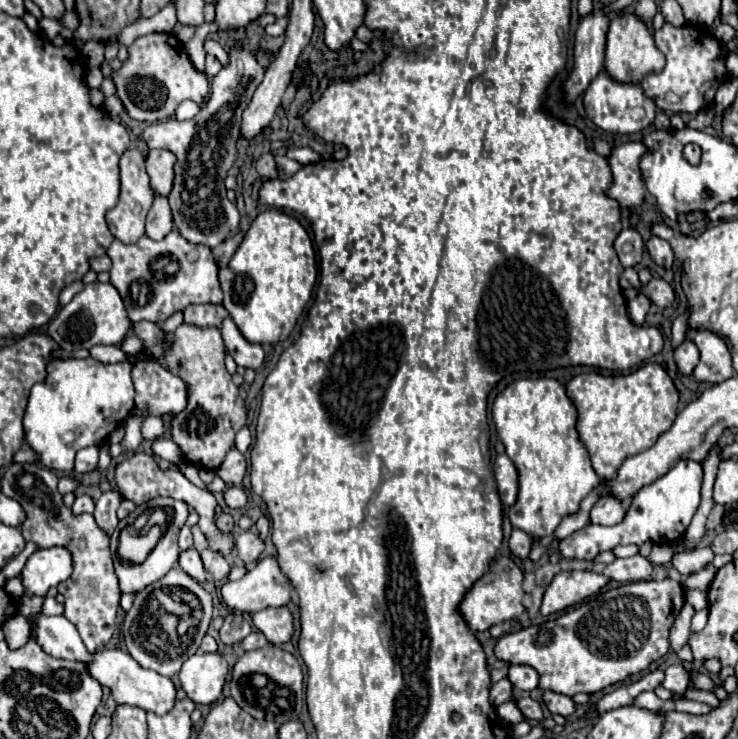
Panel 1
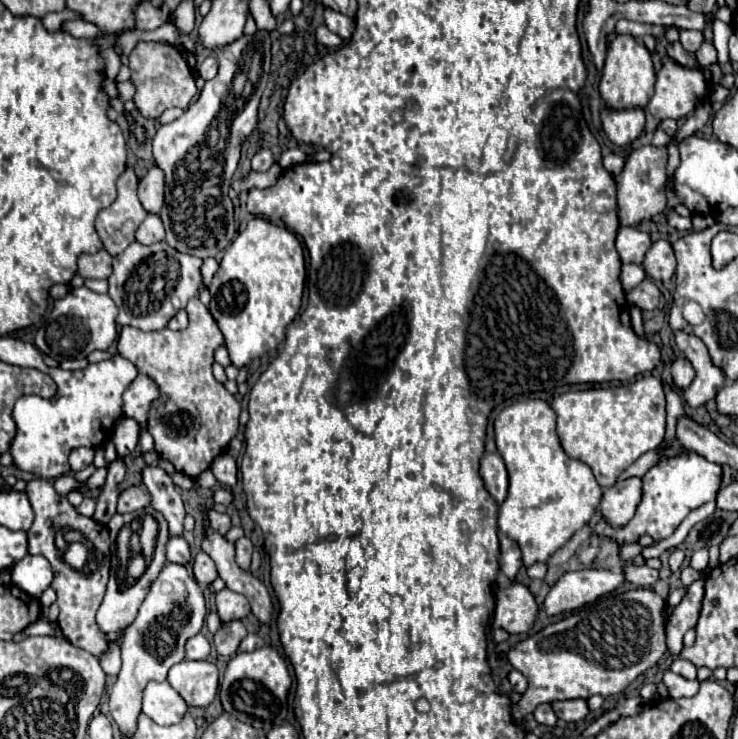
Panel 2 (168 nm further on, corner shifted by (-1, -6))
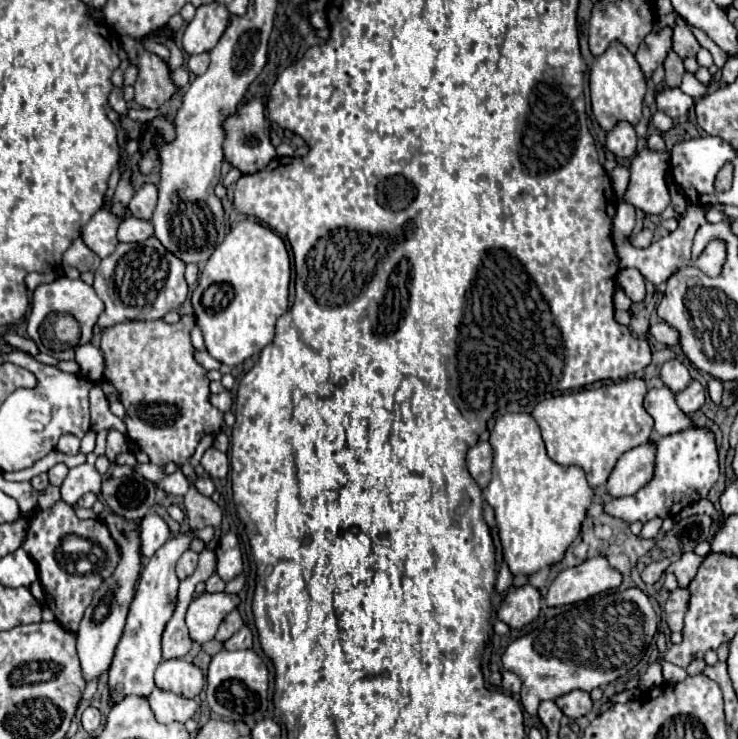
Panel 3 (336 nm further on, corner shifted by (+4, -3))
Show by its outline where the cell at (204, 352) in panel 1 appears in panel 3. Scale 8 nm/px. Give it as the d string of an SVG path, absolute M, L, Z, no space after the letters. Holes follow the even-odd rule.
M184 313L182 315L182 319L178 321L178 323L174 323L174 325L168 325L166 321L162 321L162 319L158 319L158 321L126 321L126 323L118 323L118 325L114 325L114 327L108 327L108 329L104 329L104 333L102 333L102 343L100 343L100 347L102 347L102 353L104 353L104 379L106 381L110 381L118 391L120 391L120 401L122 401L122 405L126 407L126 413L128 413L128 417L124 419L124 423L126 423L126 427L128 427L128 435L130 435L130 439L142 449L142 451L146 451L146 455L150 457L150 461L152 463L156 463L156 465L164 465L164 463L176 463L178 467L182 467L192 455L194 455L194 451L196 451L196 447L198 447L198 443L202 441L202 437L204 435L208 435L208 433L218 433L222 427L224 427L224 413L220 411L220 409L216 409L212 403L210 403L210 379L206 377L206 369L194 359L194 347L192 347L192 341L190 341L190 331L194 329L194 325L196 325L196 317L194 317L194 313Z

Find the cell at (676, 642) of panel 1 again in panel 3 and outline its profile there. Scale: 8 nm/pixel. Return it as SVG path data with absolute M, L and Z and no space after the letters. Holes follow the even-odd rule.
M678 587L670 593L668 603L666 603L666 621L668 627L672 631L682 631L684 627L684 615L688 611L688 601L690 601L690 593L688 587Z

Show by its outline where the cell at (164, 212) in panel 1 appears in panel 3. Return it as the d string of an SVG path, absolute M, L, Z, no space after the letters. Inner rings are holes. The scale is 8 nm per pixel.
M128 217L118 227L118 239L124 243L142 243L152 235L154 235L152 223L138 217Z

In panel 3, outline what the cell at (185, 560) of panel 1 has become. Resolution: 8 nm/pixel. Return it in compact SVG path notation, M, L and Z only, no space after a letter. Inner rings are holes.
M148 513L148 515L142 519L140 537L142 537L144 557L150 559L150 557L172 537L172 533L170 533L166 521L164 521L160 515Z

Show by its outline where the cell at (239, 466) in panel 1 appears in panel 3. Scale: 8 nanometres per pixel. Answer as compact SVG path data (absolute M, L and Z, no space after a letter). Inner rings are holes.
M214 447L206 449L206 453L202 455L202 461L200 463L202 463L202 467L206 469L206 473L212 479L224 479L228 475L228 469L230 469L226 453L222 453L222 451L214 449Z

